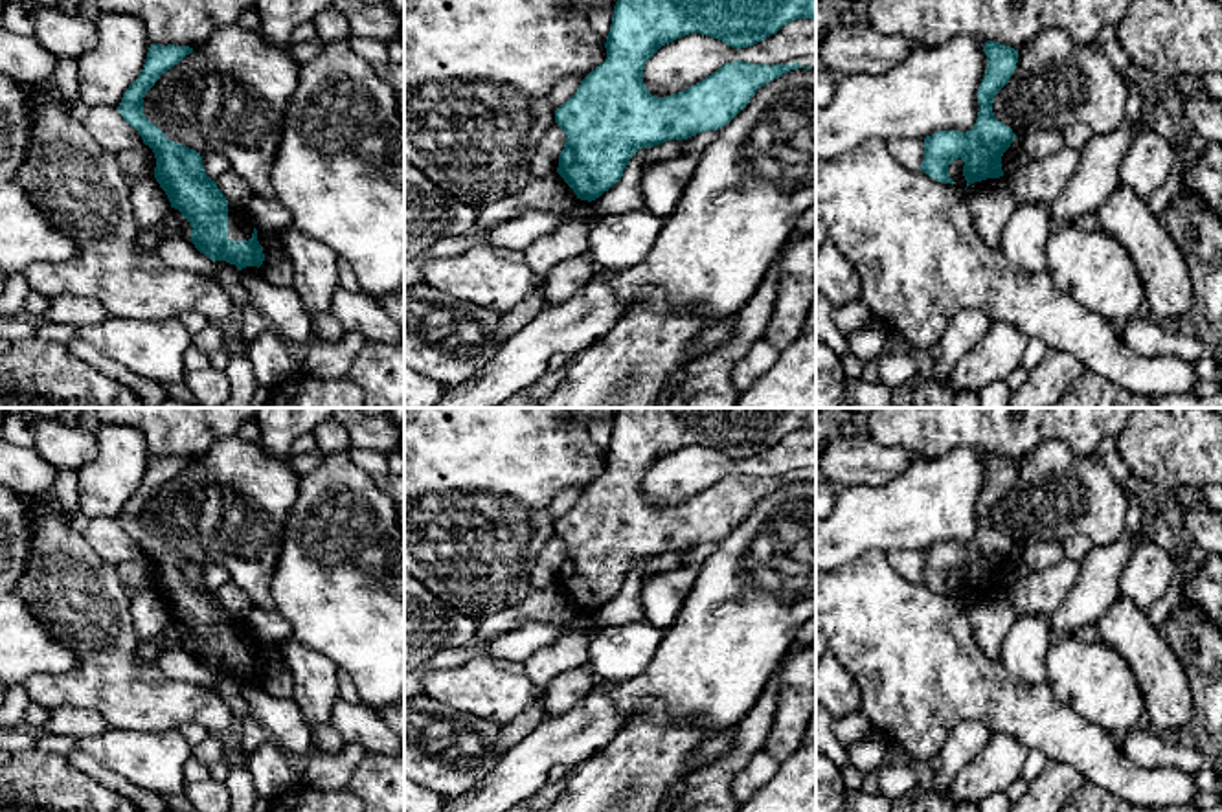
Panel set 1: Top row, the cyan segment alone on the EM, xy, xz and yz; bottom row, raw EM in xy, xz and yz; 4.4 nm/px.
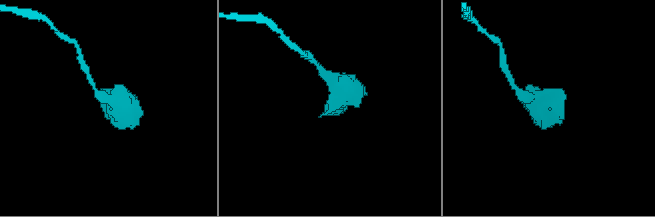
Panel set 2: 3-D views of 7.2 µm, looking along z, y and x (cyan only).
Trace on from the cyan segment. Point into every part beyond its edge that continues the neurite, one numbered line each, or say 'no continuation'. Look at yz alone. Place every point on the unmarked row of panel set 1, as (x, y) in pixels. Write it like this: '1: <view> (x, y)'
no continuation

